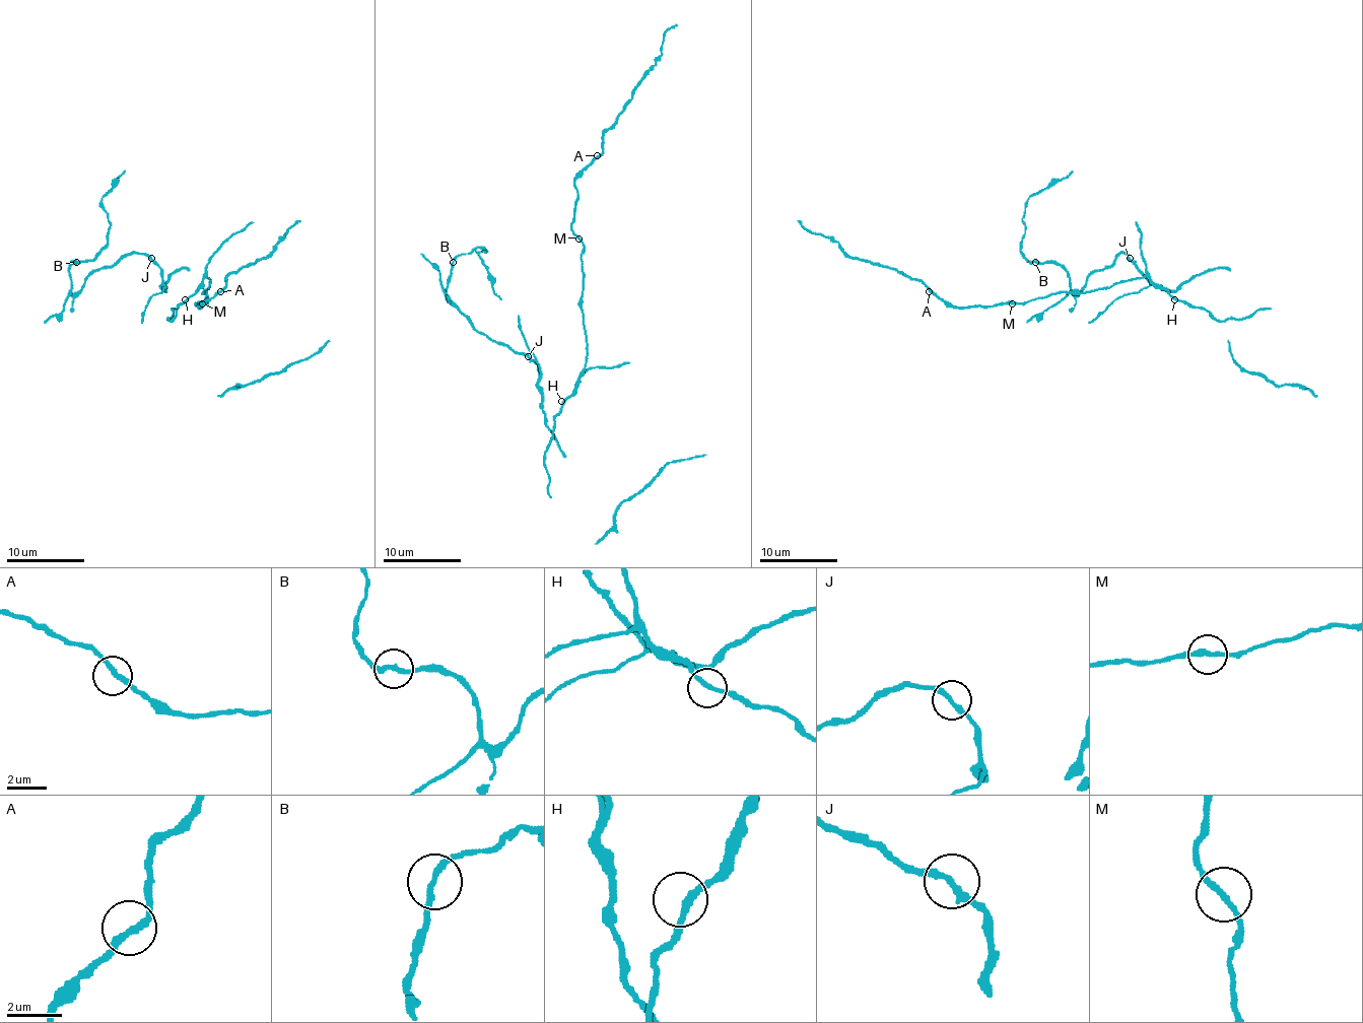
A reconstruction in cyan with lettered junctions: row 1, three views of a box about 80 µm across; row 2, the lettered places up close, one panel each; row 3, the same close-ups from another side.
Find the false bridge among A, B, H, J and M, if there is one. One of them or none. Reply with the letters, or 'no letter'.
no letter

